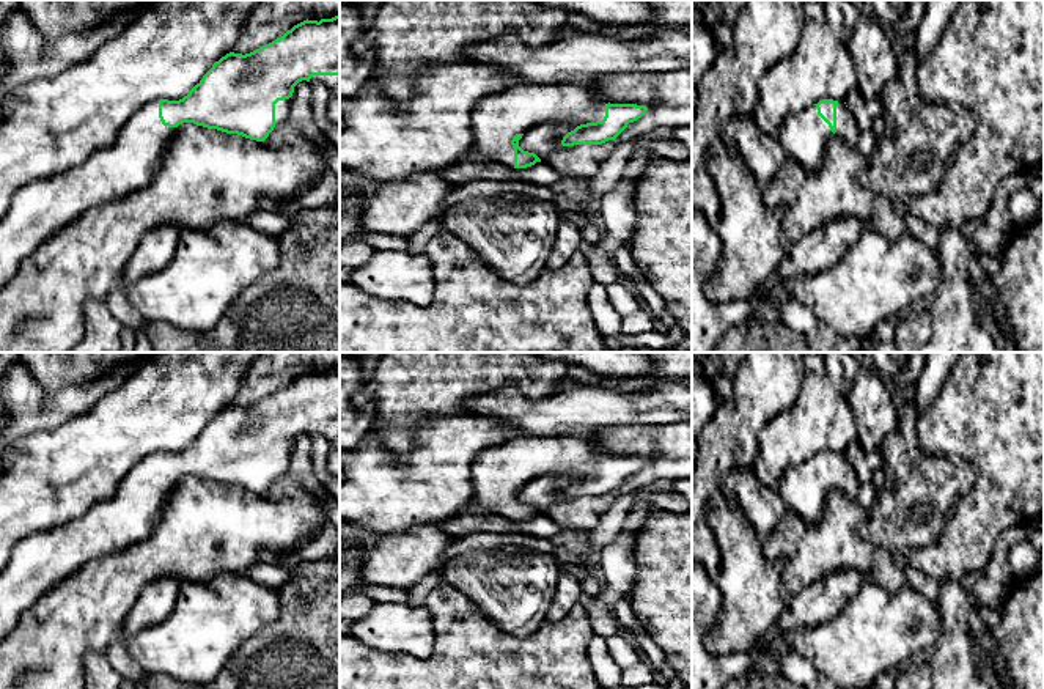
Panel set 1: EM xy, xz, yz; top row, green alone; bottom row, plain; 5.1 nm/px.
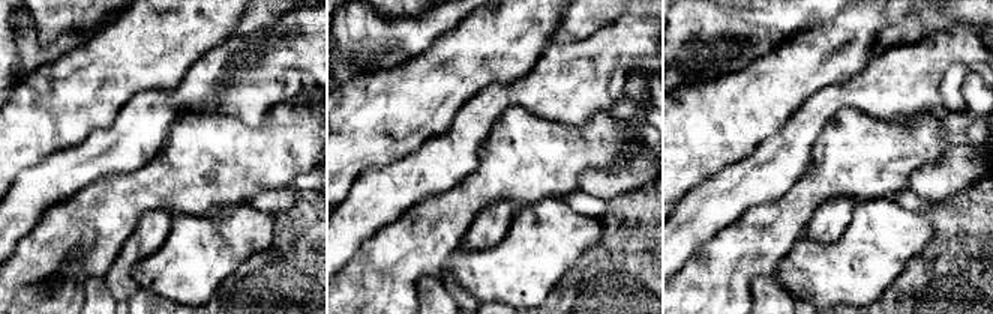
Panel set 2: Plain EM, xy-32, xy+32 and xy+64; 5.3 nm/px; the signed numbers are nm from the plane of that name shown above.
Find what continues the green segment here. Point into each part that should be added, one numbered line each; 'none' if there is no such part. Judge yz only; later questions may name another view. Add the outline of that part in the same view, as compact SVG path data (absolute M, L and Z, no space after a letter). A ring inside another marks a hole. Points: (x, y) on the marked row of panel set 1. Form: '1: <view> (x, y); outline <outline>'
1: yz (805, 137); outline M844 102L836 105L836 132L818 115L816 105L789 115L783 123L777 138L786 149L786 156L797 160L807 170L819 170L829 143L833 138L843 140L847 146L855 146L860 131L854 115Z

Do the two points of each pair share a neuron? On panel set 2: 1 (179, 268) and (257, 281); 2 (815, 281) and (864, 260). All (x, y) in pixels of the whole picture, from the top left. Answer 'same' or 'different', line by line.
1: different
2: same

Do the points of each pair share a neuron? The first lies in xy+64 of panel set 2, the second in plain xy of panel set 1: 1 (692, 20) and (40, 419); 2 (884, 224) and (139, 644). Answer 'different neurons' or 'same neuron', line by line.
1: same neuron
2: same neuron

